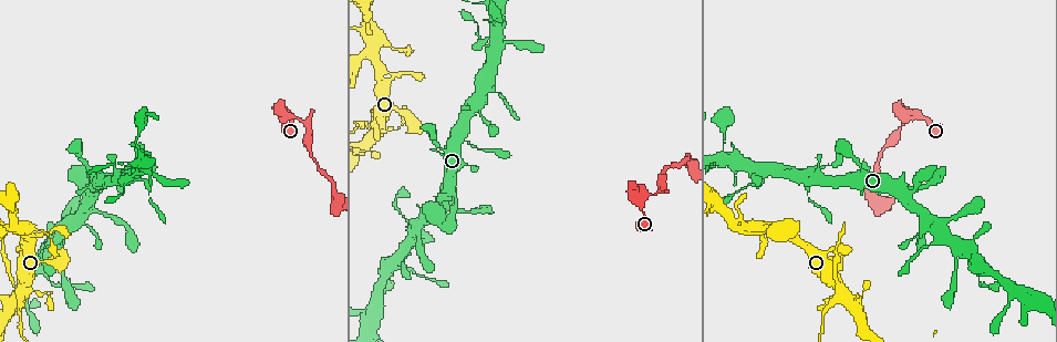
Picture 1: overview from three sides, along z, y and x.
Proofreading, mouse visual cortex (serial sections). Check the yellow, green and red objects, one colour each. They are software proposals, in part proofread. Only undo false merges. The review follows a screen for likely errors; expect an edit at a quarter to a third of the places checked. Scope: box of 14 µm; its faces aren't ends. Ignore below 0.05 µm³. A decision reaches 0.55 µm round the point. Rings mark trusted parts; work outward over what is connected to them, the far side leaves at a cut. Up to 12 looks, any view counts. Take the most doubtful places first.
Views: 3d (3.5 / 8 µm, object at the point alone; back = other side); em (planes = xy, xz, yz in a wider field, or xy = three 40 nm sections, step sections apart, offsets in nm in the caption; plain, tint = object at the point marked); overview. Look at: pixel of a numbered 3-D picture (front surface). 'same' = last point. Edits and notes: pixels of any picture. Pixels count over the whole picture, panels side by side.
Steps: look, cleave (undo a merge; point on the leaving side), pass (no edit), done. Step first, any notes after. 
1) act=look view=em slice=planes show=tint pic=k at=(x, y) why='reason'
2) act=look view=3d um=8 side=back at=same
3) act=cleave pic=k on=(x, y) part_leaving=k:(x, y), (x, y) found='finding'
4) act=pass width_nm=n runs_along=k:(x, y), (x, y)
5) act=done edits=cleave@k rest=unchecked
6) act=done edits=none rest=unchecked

act=look view=3d um=3.5 pic=1 at=(288, 112) why='a narrow waist'

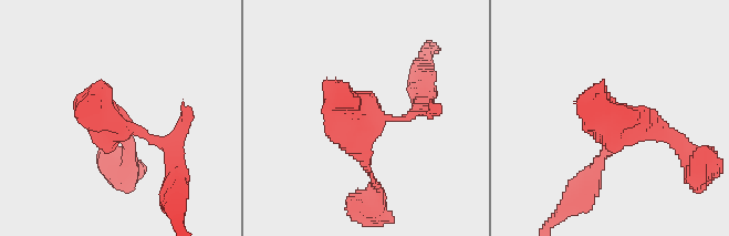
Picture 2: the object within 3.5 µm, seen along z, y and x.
act=look view=em slice=planes show=tint pic=2 at=(627, 121)

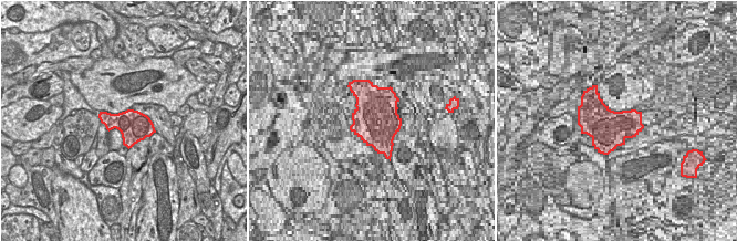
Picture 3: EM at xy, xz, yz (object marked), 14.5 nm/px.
act=pass runs_along=2:(377, 186), (361, 132), (422, 106) found='all the same cell'

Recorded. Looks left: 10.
act=look view=3d um=3.5 pic=1 at=(841, 290) why='four arms meet'

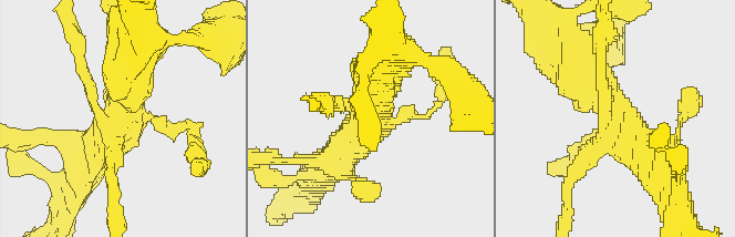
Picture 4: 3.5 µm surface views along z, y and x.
act=cleave pic=4 on=(89, 79) part_leaving=4:(110, 121), (93, 104), (70, 26) found='two cells meet here'

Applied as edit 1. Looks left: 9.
act=look view=overview why='redraw'

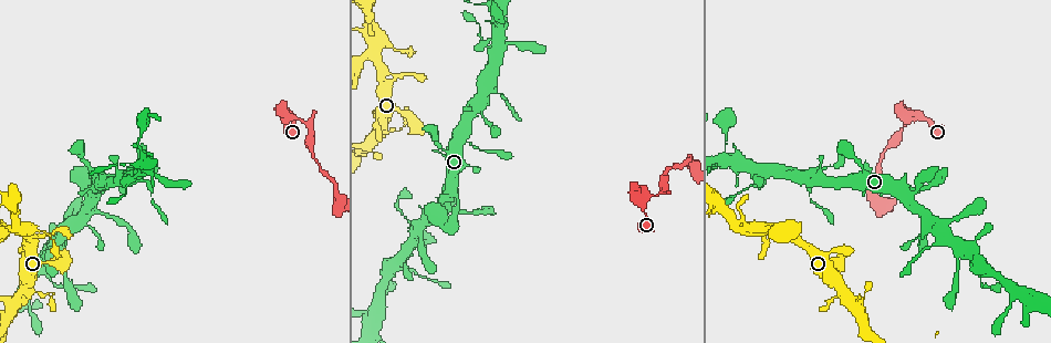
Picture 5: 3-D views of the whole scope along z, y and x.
act=look view=3d um=3.5 pic=5 at=(803, 179) why='side arm on a straight run'

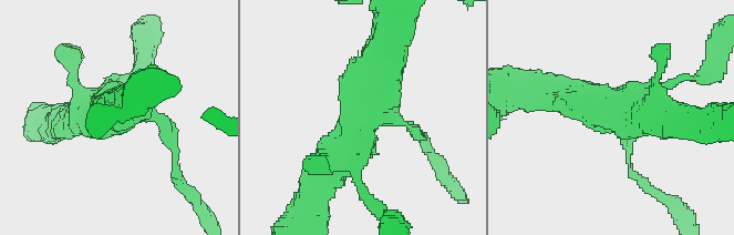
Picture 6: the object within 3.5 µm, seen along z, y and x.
act=look view=em slice=xy step=1 show=tint pic=6 at=(385, 116) arms=3 arm_widths_nm=150,400,500 why='now the EM'

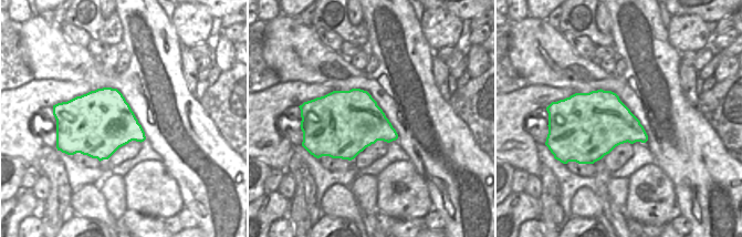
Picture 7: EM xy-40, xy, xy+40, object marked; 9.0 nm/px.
act=cleave pic=6 on=(175, 156) width_nm=600 part_leaving=6:(159, 122), (173, 145), (176, 180), (197, 203) found='a second cell is stuck on'

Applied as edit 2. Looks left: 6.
act=look view=overview why='redraw'

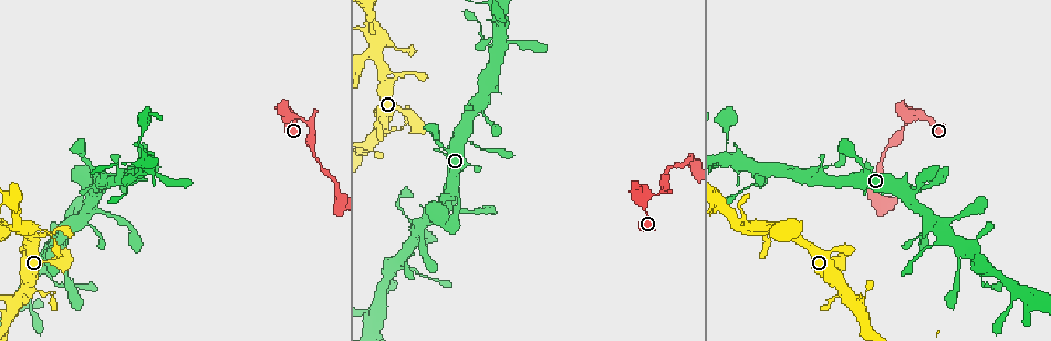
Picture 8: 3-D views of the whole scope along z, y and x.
act=look view=3d um=3.5 pic=8 at=(412, 269) why='thin neck'

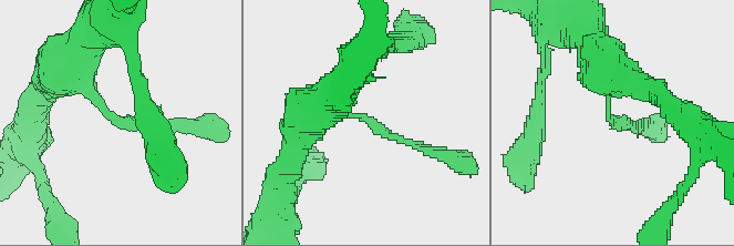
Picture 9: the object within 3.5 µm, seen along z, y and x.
act=look view=em slice=planes show=tint pic=9 at=(606, 111) arm_widths_nm=150,600 why='need the tissue'

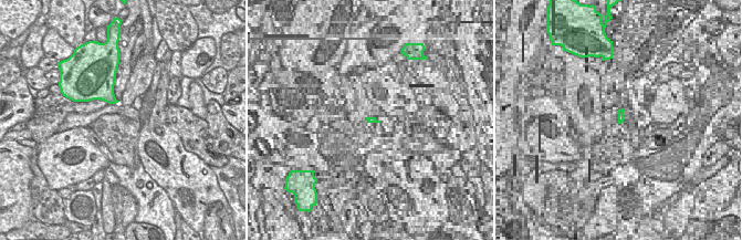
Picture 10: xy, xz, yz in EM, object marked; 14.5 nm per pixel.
act=pass found='continuous, no second cell'

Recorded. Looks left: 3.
act=look view=3d um=3.5 pic=8 at=(320, 166) why='a narrow waist'

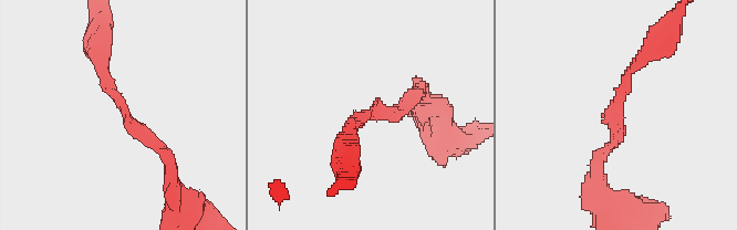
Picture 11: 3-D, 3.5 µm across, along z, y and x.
act=look view=em slice=xy step=2 show=tint pic=11 at=(372, 116) arm_widths_nm=150,200 why='shape alone is not enough'

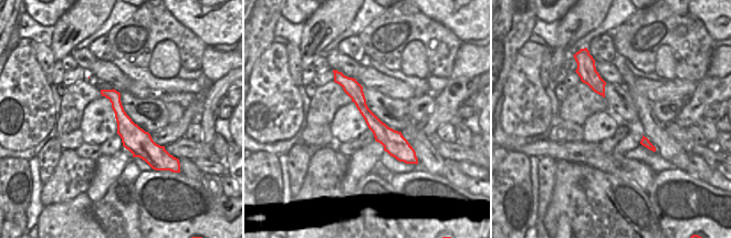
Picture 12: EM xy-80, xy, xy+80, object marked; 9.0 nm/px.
act=pass runs_along=11:(97, 50), (125, 115), (169, 159) found='one cell here'

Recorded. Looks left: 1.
act=done edits=cleave@4,cleave@6 rest=unchecked

